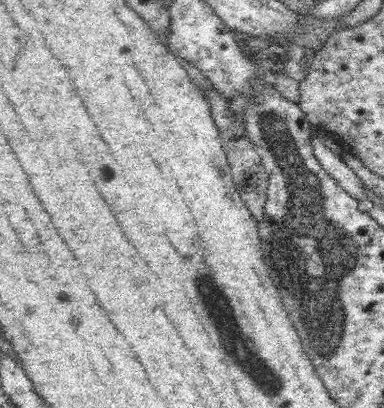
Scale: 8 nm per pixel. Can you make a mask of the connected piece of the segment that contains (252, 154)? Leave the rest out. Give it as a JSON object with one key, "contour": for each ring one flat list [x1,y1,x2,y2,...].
{"contour":[[248,135,226,141,226,156,233,174,235,188,252,216,259,222,264,218,268,174,260,155]]}

